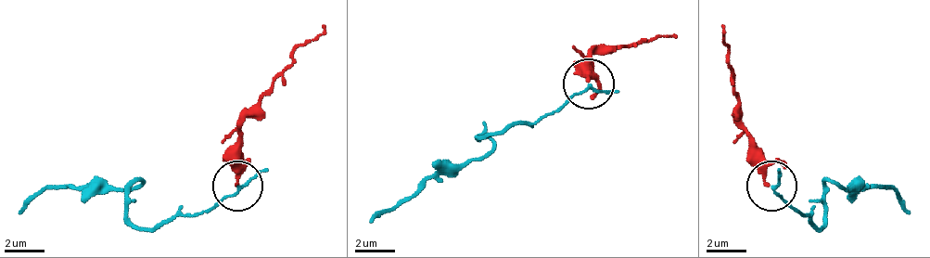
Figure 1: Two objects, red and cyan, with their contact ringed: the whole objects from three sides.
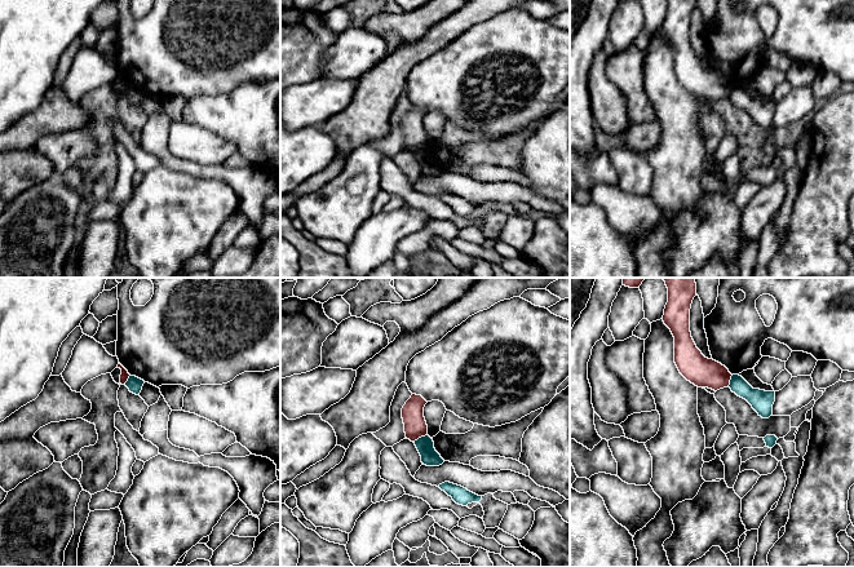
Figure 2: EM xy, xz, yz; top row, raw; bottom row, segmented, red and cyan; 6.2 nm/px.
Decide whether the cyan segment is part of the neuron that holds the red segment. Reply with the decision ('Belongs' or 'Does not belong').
Does not belong

